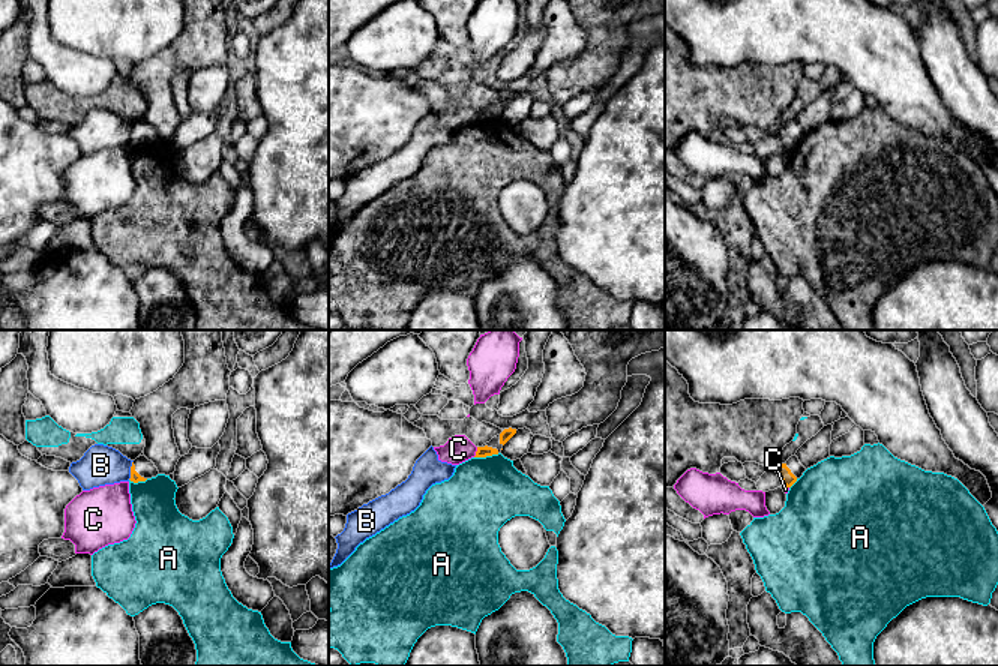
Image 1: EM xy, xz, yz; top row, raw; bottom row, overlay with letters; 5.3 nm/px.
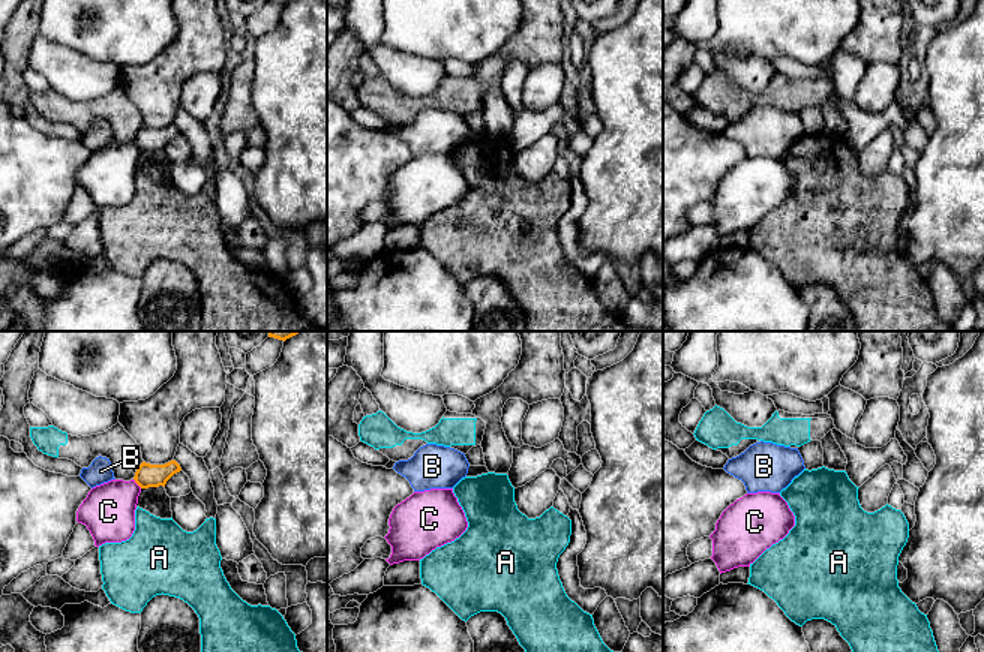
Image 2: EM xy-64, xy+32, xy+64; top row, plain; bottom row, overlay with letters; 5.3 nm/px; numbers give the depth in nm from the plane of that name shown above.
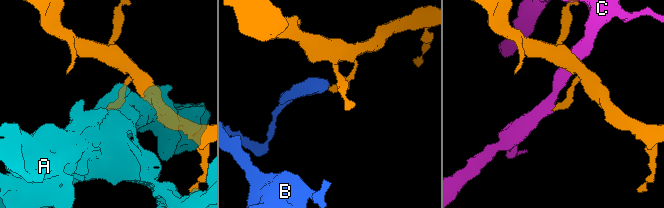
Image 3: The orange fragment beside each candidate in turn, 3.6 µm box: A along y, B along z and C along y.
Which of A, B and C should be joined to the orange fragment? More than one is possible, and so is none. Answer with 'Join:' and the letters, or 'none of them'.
Join: none of them

